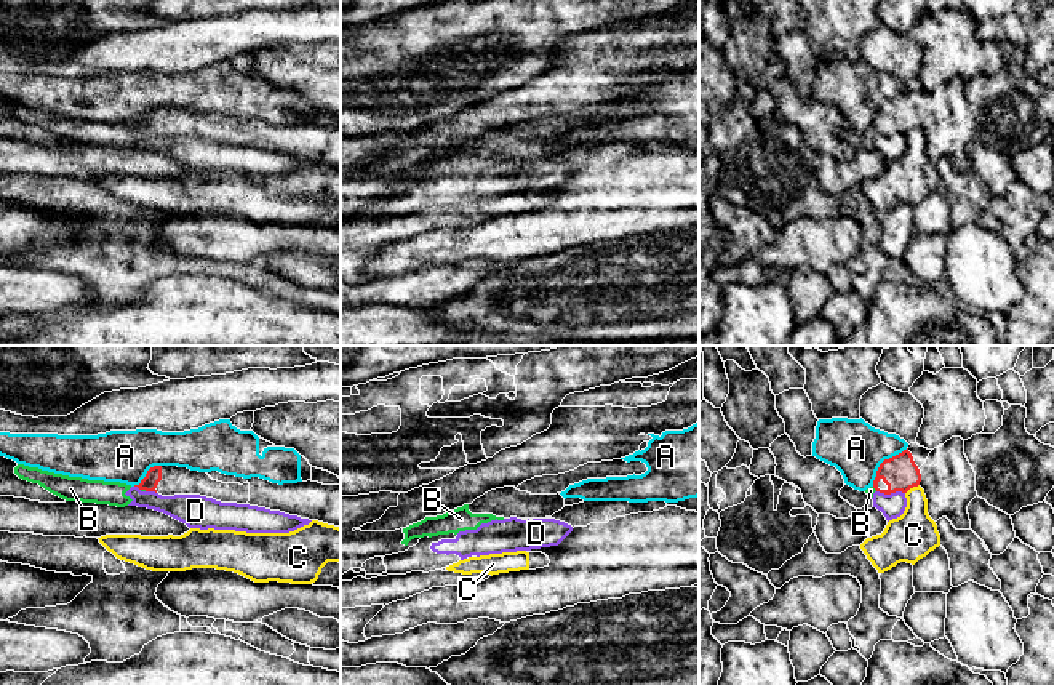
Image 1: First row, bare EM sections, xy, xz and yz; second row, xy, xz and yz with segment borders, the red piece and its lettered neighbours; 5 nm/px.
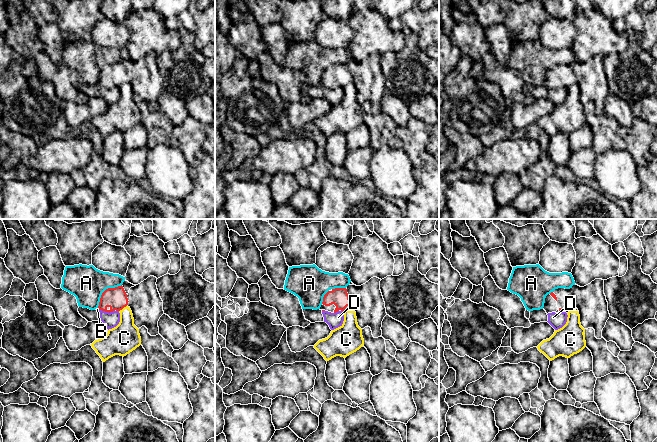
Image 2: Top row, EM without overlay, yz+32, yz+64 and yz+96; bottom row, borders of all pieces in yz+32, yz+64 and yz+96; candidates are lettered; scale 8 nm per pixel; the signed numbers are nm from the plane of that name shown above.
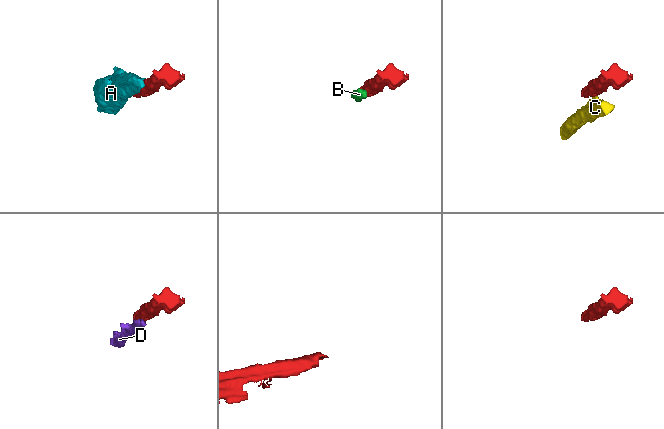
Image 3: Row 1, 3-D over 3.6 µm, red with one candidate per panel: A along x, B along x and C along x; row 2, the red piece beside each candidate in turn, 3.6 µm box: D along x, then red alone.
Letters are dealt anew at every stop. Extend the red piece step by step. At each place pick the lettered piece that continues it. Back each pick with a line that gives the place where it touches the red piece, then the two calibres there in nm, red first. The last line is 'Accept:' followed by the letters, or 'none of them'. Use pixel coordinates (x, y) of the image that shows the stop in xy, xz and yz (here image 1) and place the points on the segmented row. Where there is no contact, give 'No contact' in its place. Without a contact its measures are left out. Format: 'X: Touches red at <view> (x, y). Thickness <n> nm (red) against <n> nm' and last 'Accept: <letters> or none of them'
Accept: none of them

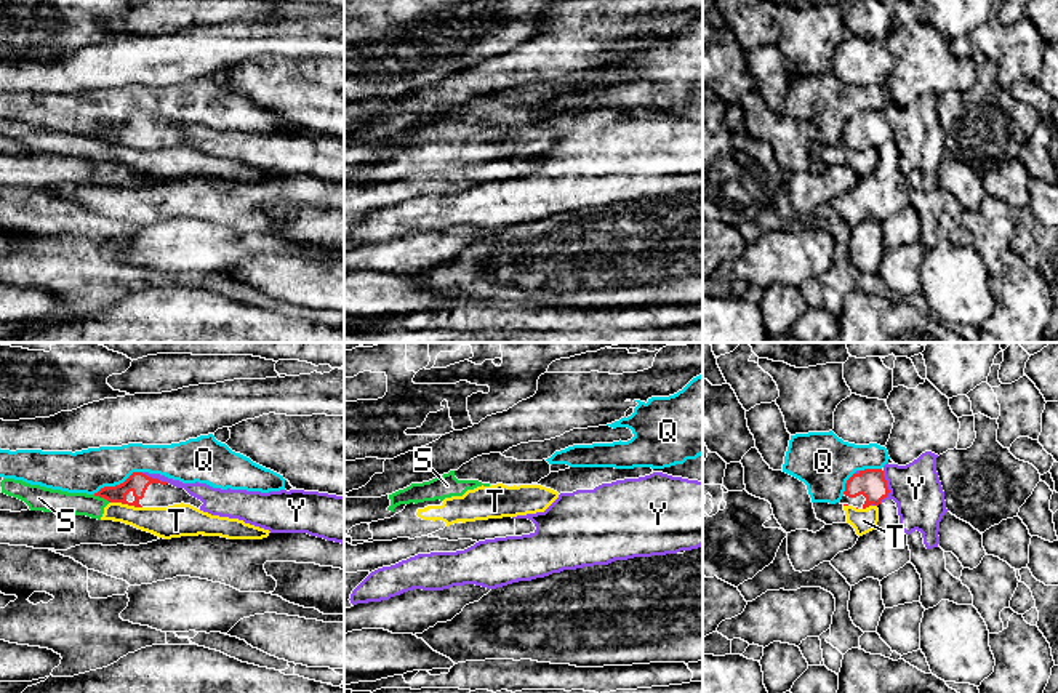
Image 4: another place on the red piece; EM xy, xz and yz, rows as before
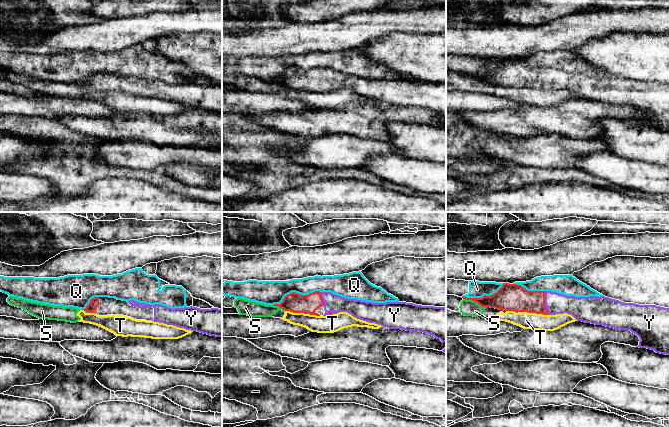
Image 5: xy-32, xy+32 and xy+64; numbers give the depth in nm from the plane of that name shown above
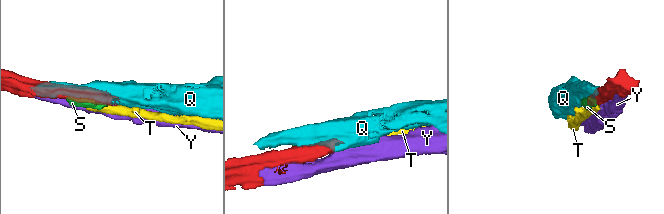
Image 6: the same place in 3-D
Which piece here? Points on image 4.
Y: Touches red at yz (887, 487). Thickness 150 nm (red) against 260 nm
Accept: Y

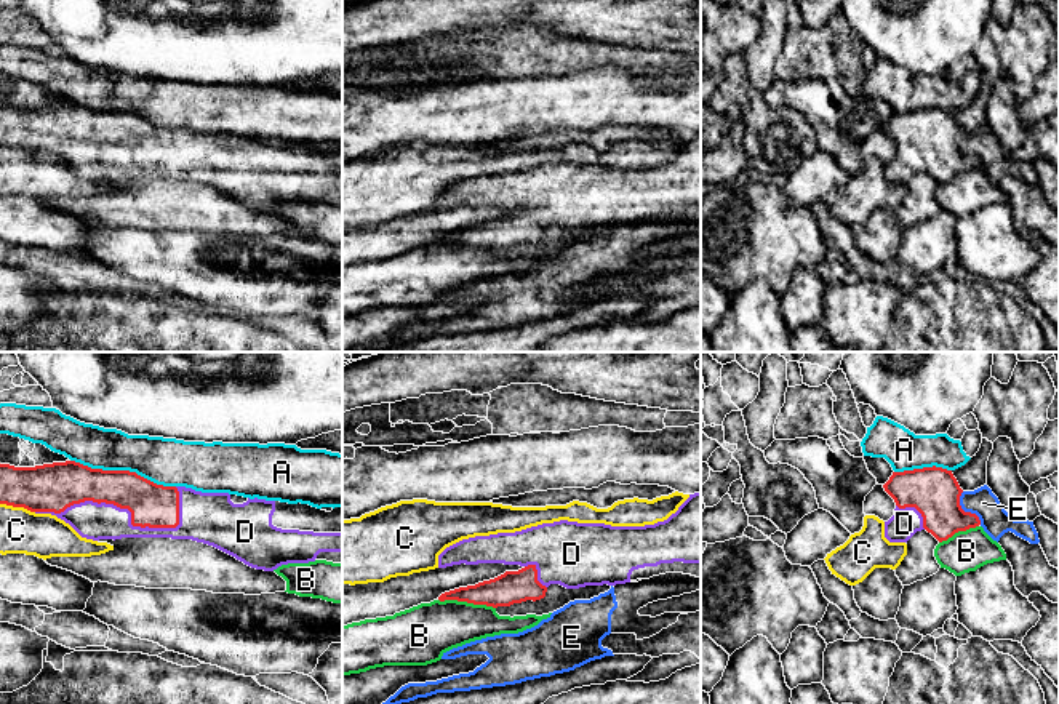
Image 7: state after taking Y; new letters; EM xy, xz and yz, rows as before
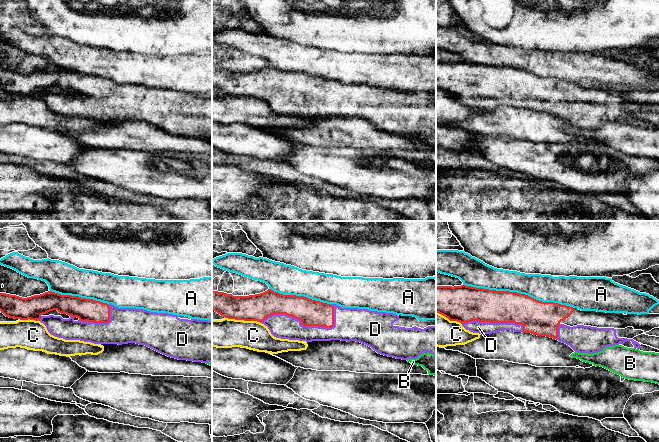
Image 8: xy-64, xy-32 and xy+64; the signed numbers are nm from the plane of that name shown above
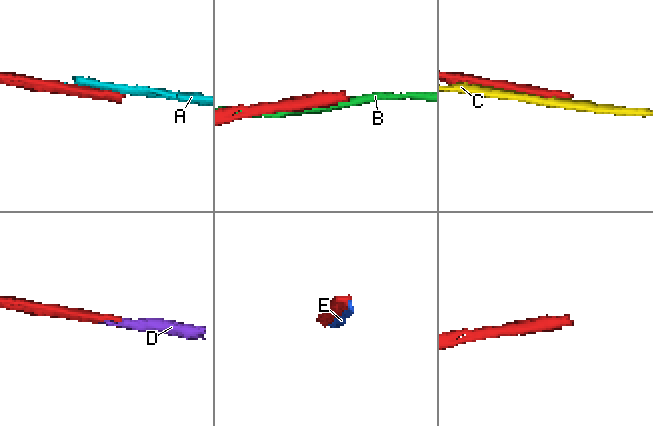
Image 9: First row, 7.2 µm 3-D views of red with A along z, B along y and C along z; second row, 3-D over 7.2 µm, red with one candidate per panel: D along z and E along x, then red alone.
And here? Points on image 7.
D: Touches red at xy (127, 508). Thickness 220 nm (red) against 190 nm
Accept: D

